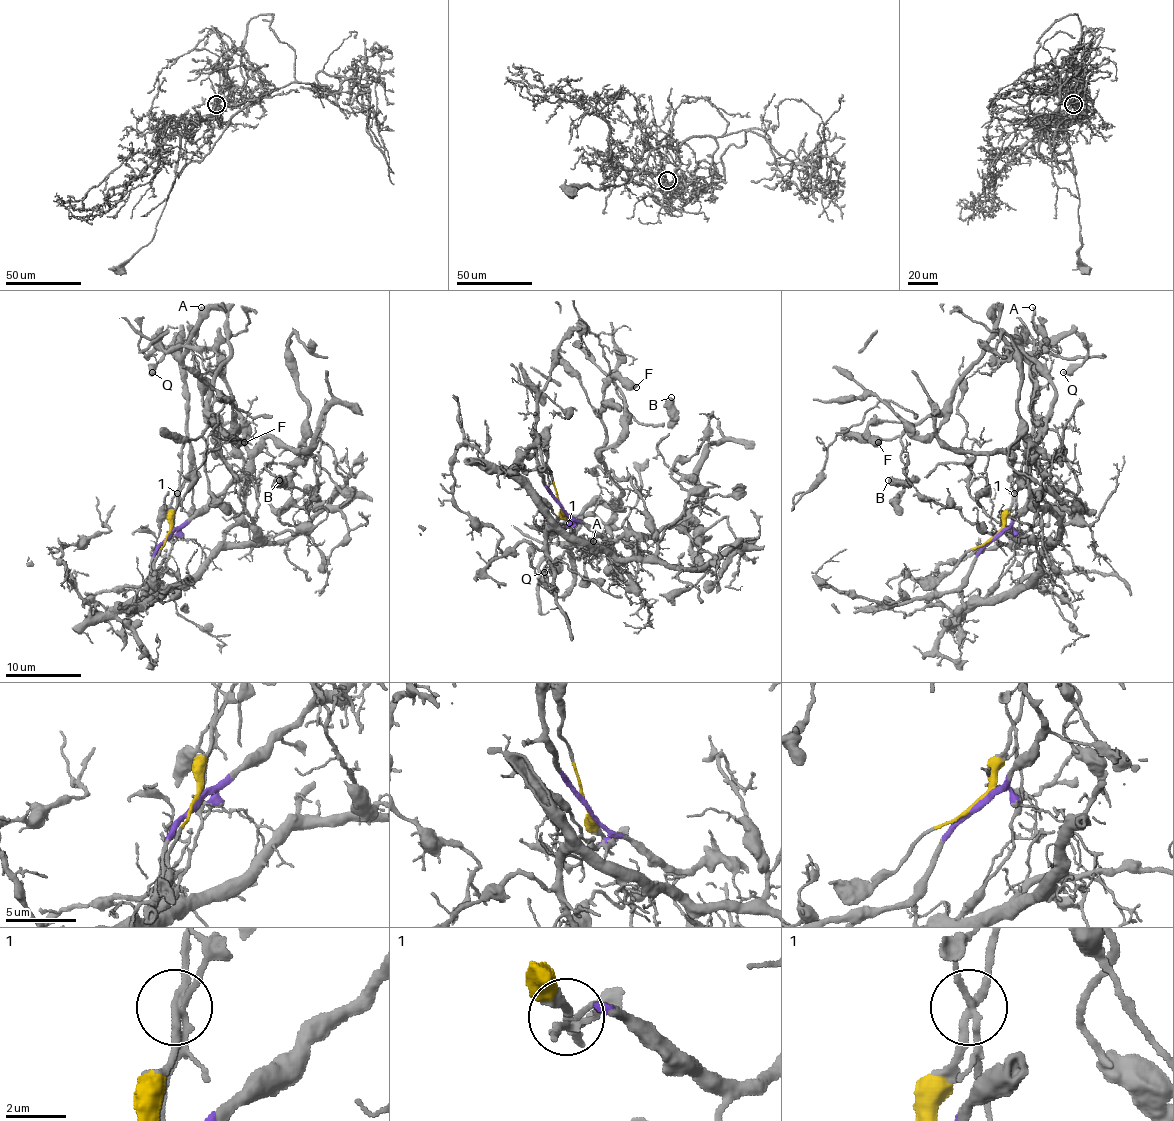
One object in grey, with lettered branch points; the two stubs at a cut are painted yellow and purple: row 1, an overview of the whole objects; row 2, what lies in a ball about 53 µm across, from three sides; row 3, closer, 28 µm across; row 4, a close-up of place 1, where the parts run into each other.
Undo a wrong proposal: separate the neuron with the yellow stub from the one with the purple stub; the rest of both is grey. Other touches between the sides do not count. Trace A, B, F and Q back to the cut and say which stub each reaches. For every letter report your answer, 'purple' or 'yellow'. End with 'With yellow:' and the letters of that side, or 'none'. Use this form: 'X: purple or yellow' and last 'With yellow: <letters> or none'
A: purple
B: purple
F: yellow
Q: yellow
With yellow: F, Q

